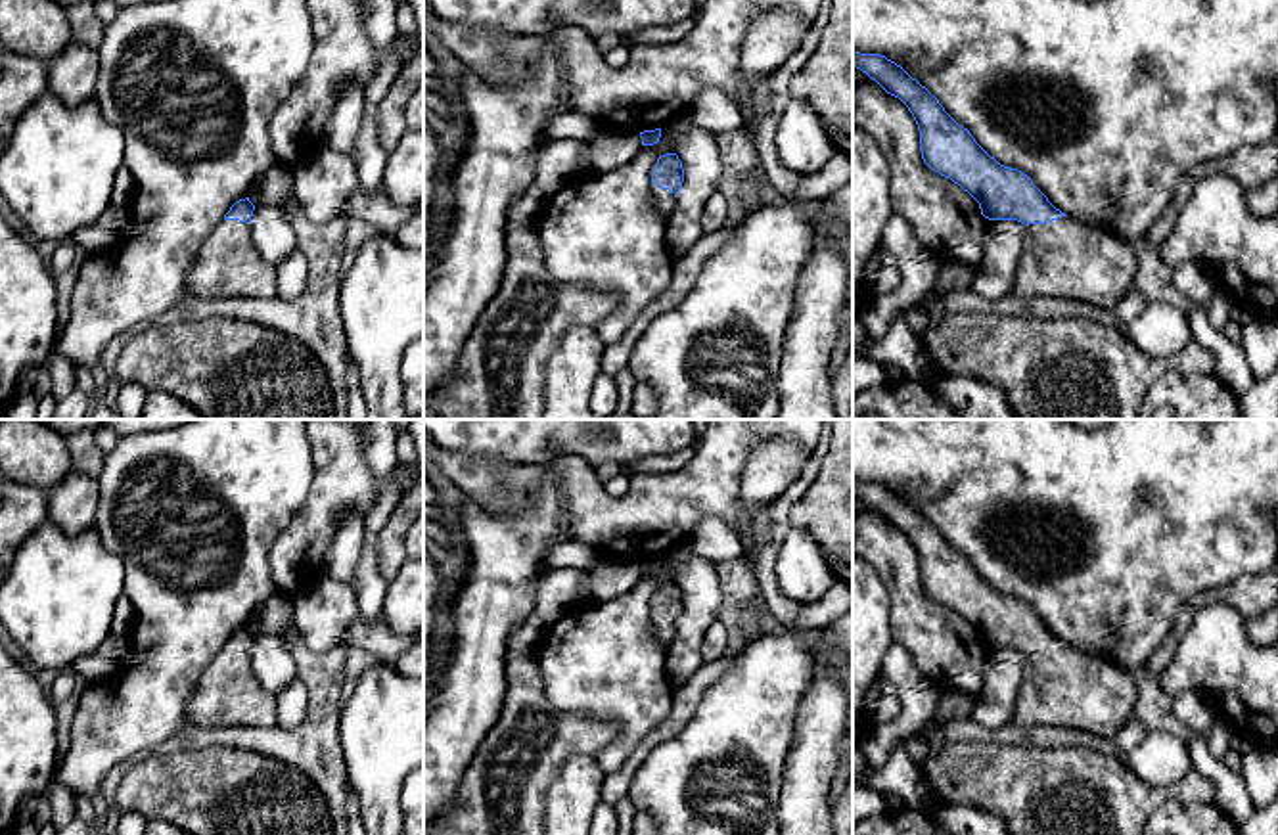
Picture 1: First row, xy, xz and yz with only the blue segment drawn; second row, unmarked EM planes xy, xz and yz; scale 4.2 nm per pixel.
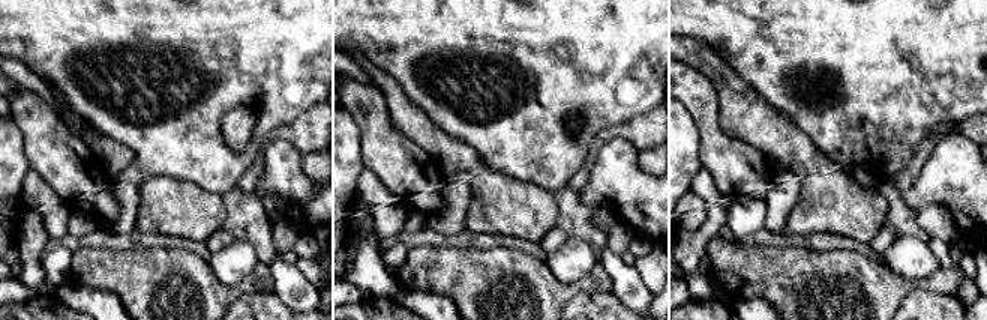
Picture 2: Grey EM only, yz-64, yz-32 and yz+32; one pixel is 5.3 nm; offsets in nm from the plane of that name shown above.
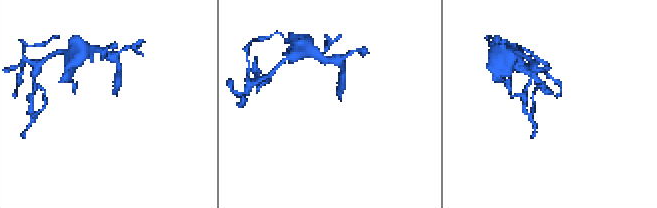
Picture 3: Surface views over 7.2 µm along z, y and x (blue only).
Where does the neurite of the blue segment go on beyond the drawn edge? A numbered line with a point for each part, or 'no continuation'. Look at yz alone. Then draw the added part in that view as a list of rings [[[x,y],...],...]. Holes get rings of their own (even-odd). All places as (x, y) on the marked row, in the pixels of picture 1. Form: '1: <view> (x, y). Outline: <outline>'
1: yz (1066, 259). Outline: [[[1071,216],[1029,224],[1012,297],[1058,297],[1111,310],[1134,287],[1136,257],[1117,236]]]

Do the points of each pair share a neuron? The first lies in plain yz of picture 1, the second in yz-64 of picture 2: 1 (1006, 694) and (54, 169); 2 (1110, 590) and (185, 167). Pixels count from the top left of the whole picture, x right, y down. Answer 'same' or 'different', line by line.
1: different
2: same

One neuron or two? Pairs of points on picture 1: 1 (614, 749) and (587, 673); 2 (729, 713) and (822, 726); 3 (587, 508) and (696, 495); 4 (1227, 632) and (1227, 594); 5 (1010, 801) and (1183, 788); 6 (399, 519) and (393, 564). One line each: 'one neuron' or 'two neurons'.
1: one neuron
2: two neurons
3: one neuron
4: two neurons
5: one neuron
6: one neuron

